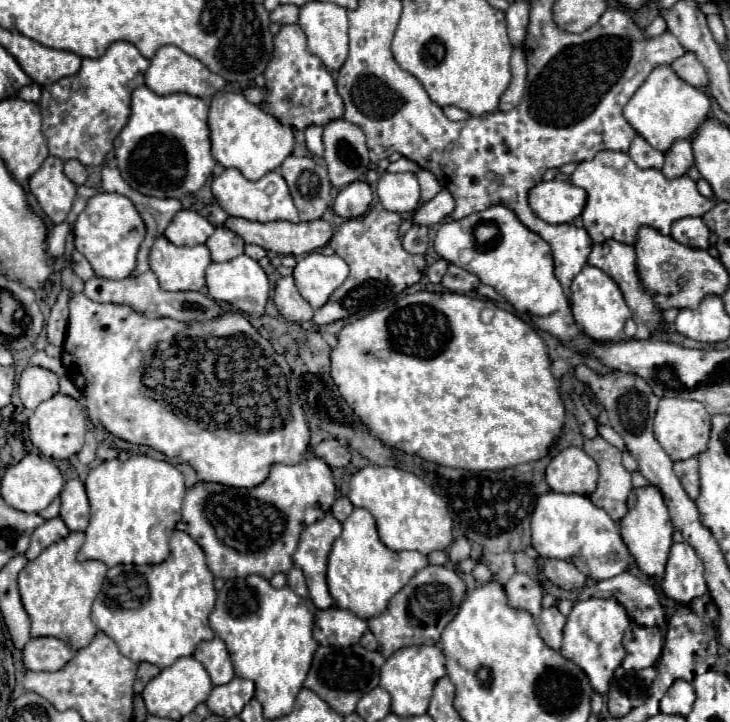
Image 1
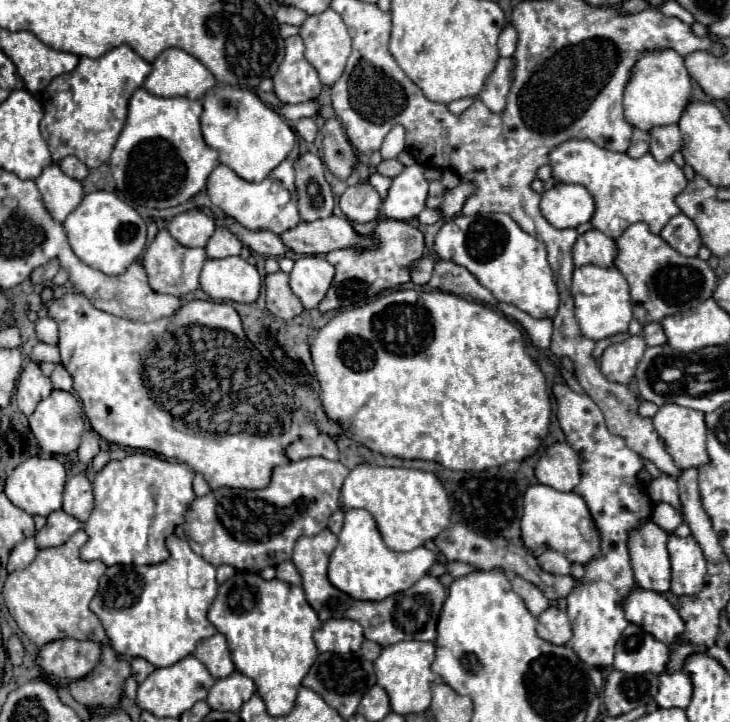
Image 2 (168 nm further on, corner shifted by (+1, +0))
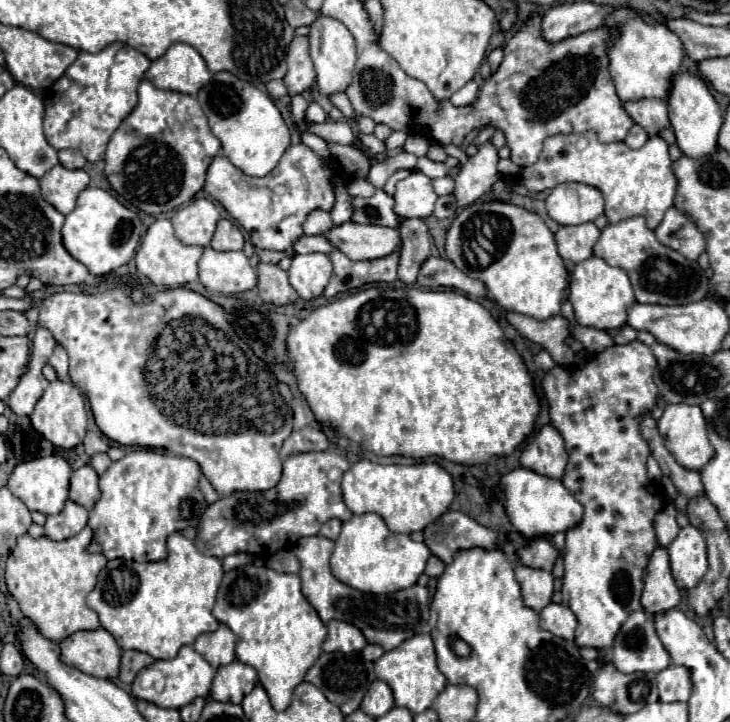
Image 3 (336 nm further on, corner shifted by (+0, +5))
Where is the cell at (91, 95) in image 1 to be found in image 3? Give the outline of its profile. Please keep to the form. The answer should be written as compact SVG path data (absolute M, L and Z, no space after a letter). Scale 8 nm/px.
M111 43L95 55L81 51L61 79L45 91L45 137L49 145L57 151L79 149L87 161L103 159L111 135L137 103L137 85L149 65L151 61L143 53L123 43Z

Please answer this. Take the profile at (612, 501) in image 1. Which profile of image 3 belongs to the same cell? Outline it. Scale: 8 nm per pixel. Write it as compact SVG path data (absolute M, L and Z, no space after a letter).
M633 341L627 345L611 345L601 353L589 355L583 365L555 365L549 369L541 381L543 395L549 403L551 425L561 433L569 461L561 483L583 503L583 519L579 527L565 531L563 549L563 603L571 607L577 617L575 643L579 647L605 649L611 647L619 627L625 623L631 611L641 609L639 597L643 591L643 575L651 553L657 547L653 517L667 505L667 497L661 485L655 485L647 477L645 461L649 457L649 447L641 437L641 421L653 411L659 389L653 381L655 355L651 349Z

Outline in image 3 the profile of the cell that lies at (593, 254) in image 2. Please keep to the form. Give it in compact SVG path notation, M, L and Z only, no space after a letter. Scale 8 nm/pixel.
M595 223L559 227L555 233L555 243L559 255L569 263L579 263L593 255L593 245L597 243L601 231Z

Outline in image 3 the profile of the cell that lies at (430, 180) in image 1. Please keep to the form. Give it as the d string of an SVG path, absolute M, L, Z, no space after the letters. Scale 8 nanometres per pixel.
M441 177L441 179L433 179L433 189L435 189L435 193L439 195L439 197L443 197L443 195L451 195L453 193L453 189L455 189L455 181L453 181L453 177Z

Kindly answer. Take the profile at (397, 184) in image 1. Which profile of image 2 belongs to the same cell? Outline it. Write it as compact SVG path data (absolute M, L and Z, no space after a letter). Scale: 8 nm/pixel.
M420 164L406 166L396 178L382 204L384 214L394 220L412 220L416 218L428 198L428 182L424 178L424 168Z

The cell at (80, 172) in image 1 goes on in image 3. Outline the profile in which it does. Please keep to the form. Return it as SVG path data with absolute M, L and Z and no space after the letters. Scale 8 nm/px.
M61 149L59 151L59 163L67 169L83 169L85 165L85 157L81 155L81 151L75 149Z

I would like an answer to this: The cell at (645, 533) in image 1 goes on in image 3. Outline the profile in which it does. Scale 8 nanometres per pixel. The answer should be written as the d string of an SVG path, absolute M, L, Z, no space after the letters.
M657 547L647 565L647 579L641 595L641 605L649 615L659 615L677 609L679 603L681 591L673 581L667 551Z

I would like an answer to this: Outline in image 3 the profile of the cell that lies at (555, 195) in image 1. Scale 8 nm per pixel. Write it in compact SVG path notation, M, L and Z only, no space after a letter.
M561 183L545 199L547 213L559 225L579 225L603 215L603 195L585 183Z

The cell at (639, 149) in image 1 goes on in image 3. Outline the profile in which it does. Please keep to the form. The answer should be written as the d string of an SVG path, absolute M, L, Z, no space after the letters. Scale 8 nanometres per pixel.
M633 125L631 131L629 131L627 137L625 137L625 143L627 143L631 149L639 149L639 147L645 145L647 139L649 139L647 131L645 131L643 127L639 127L639 125Z

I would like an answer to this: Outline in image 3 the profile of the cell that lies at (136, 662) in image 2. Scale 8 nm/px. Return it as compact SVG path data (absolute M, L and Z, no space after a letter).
M123 651L123 657L121 657L121 673L119 673L119 679L127 685L133 683L135 675L149 667L155 659L147 653L141 653L141 651Z

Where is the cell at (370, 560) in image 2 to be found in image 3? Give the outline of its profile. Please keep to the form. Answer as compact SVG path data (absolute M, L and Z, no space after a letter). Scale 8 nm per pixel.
M363 513L353 515L343 523L339 539L335 541L335 551L331 555L331 571L341 583L353 589L383 595L415 585L429 555L431 551L425 543L415 543L409 535L389 531L383 519L375 513Z

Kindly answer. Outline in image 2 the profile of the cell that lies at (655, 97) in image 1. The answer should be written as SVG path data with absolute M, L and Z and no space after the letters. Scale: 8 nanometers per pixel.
M674 50L646 52L634 66L634 76L624 90L624 118L634 128L650 132L654 124L678 124L692 100L692 82L684 58Z

